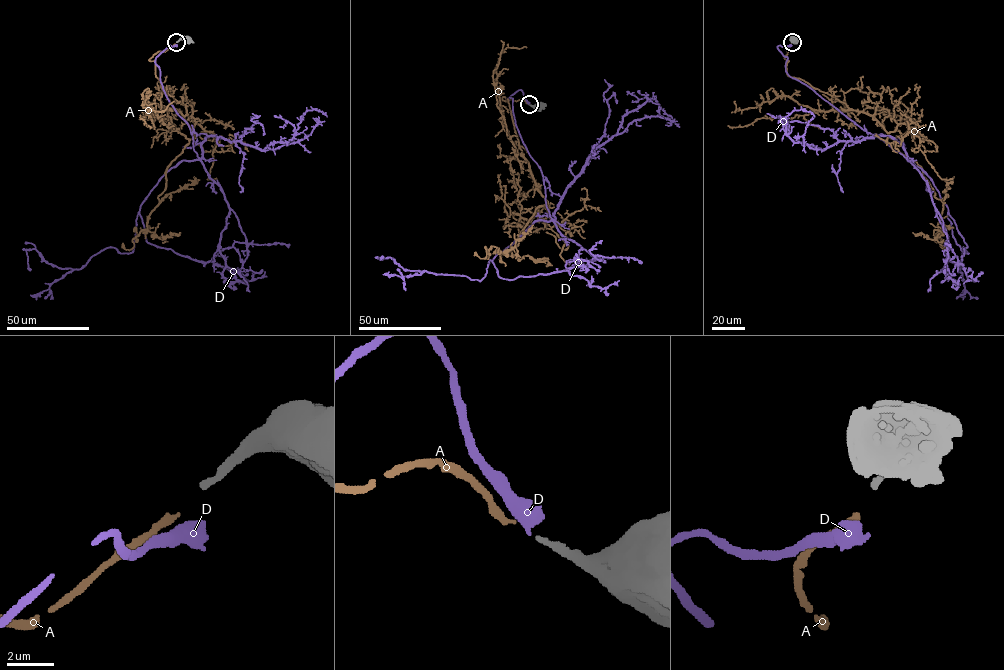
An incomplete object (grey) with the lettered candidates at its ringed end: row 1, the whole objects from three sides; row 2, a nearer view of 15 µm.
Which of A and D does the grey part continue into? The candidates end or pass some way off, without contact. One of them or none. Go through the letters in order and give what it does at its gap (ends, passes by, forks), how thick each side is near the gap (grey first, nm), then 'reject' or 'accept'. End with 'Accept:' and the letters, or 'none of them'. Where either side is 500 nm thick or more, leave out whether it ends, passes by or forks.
A: it ends | 240/280 nm | accept
D: 240/650 nm | reject
Accept: A

